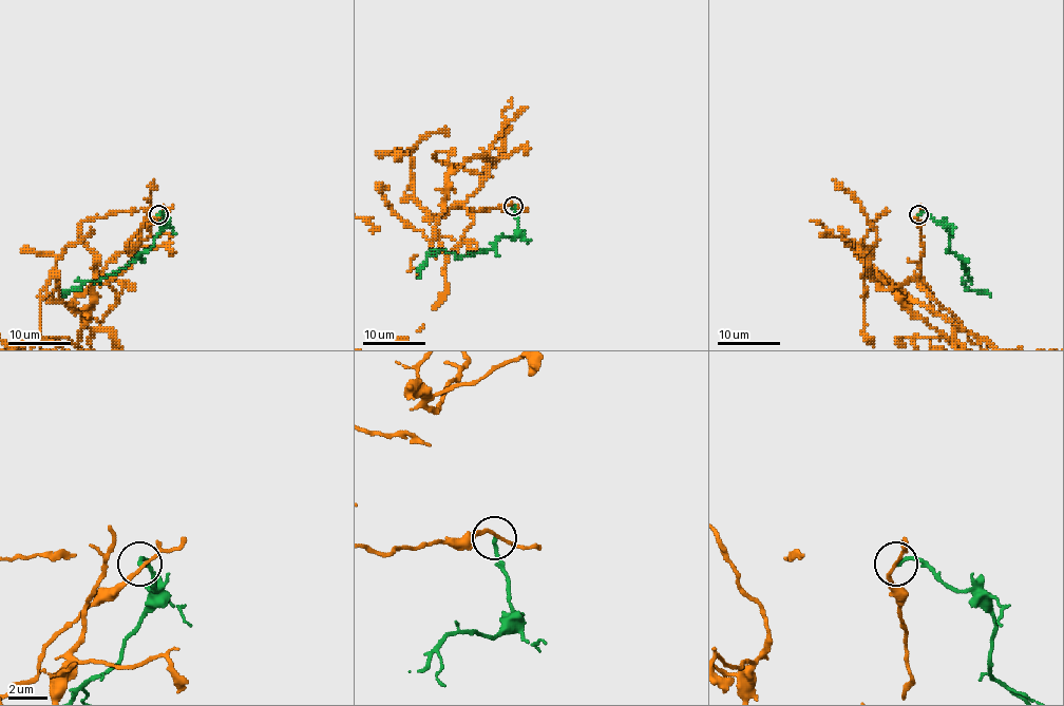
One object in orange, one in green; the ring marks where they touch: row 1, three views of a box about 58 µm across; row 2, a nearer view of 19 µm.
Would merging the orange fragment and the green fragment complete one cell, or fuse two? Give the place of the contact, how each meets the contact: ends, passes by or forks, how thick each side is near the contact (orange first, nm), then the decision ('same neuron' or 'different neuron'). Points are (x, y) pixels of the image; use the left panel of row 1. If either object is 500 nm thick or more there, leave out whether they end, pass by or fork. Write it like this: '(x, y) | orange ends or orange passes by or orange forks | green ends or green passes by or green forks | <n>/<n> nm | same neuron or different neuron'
(158, 214) | orange passes by | green ends | 150/200 nm | different neuron

